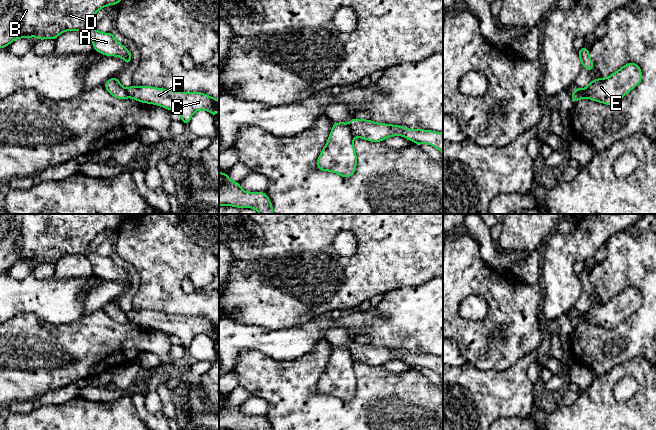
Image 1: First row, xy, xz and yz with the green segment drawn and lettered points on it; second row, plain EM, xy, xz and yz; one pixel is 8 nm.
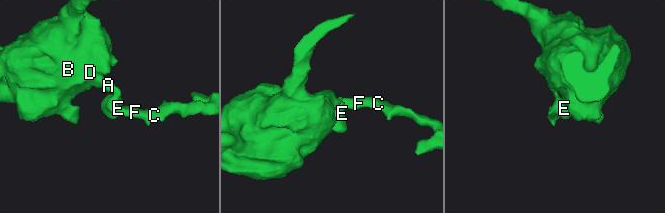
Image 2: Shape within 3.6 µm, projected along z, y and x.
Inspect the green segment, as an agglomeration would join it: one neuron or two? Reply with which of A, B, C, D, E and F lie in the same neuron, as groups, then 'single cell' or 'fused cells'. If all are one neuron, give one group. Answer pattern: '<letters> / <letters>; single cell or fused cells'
A B D E / C F; fused cells

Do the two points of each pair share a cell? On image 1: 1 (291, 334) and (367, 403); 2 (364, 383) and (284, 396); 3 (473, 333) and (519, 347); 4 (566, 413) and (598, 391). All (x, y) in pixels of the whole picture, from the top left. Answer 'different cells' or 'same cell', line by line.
1: different cells
2: same cell
3: same cell
4: same cell

